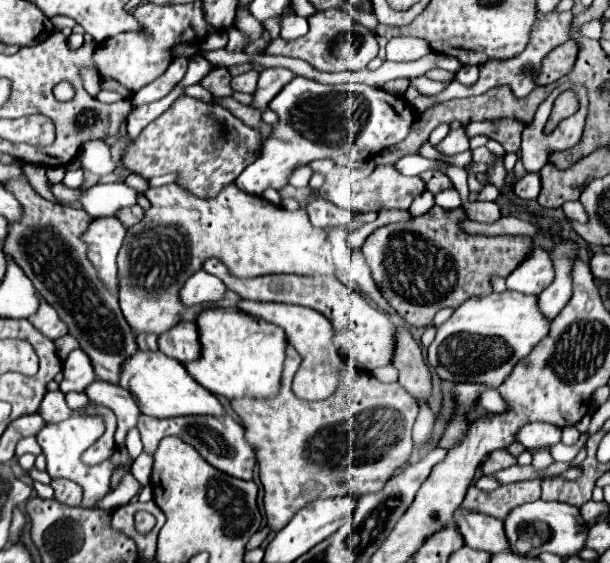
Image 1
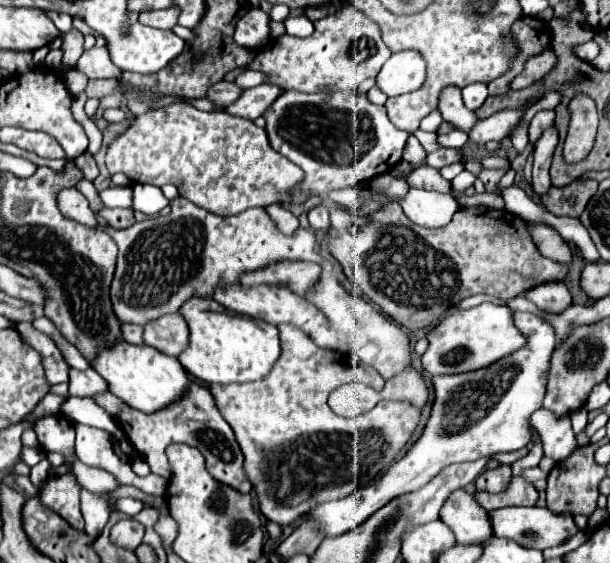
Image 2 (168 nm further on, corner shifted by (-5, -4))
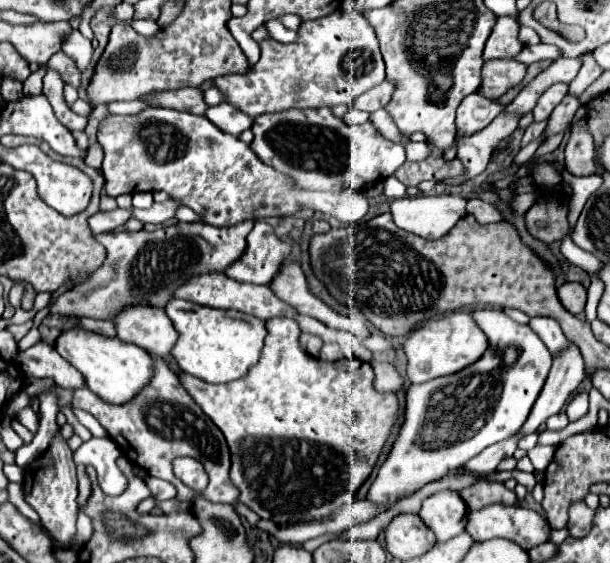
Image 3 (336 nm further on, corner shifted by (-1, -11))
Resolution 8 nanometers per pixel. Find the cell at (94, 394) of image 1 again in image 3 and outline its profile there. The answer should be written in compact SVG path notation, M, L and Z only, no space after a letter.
M43 340L31 346L29 350L21 352L15 362L25 376L53 378L59 386L71 388L71 390L85 386L83 376L61 354L57 354L51 344Z

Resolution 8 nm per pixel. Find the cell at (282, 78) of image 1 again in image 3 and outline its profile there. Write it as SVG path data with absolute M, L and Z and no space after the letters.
M231 104L211 106L205 112L205 118L211 124L217 124L217 128L221 128L223 132L229 132L233 136L239 136L243 130L249 130L251 124L253 124L253 118L249 118L247 114L243 114L241 110L237 110Z

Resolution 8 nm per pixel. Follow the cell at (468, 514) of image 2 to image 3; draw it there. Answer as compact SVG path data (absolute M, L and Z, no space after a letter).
M441 490L423 500L419 516L435 532L435 538L443 542L465 532L467 506L457 492Z

